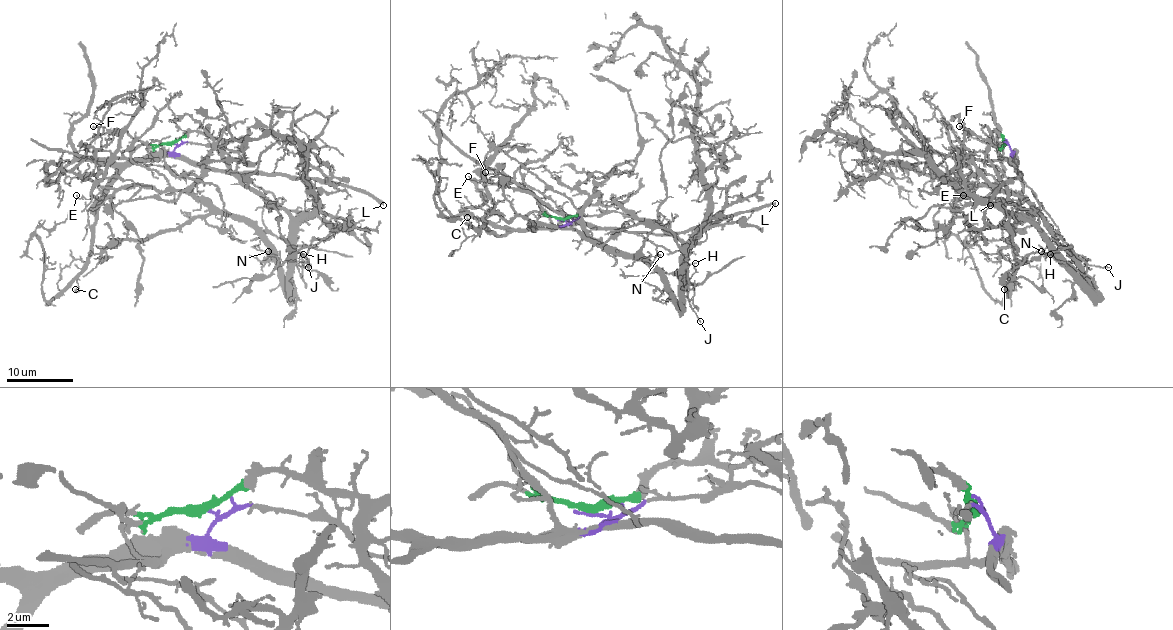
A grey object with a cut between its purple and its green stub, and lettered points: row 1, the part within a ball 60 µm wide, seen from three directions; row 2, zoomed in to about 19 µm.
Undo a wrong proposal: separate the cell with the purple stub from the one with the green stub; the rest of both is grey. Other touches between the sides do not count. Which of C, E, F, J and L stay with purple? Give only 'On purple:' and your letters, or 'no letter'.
On purple: C, E, J, L

